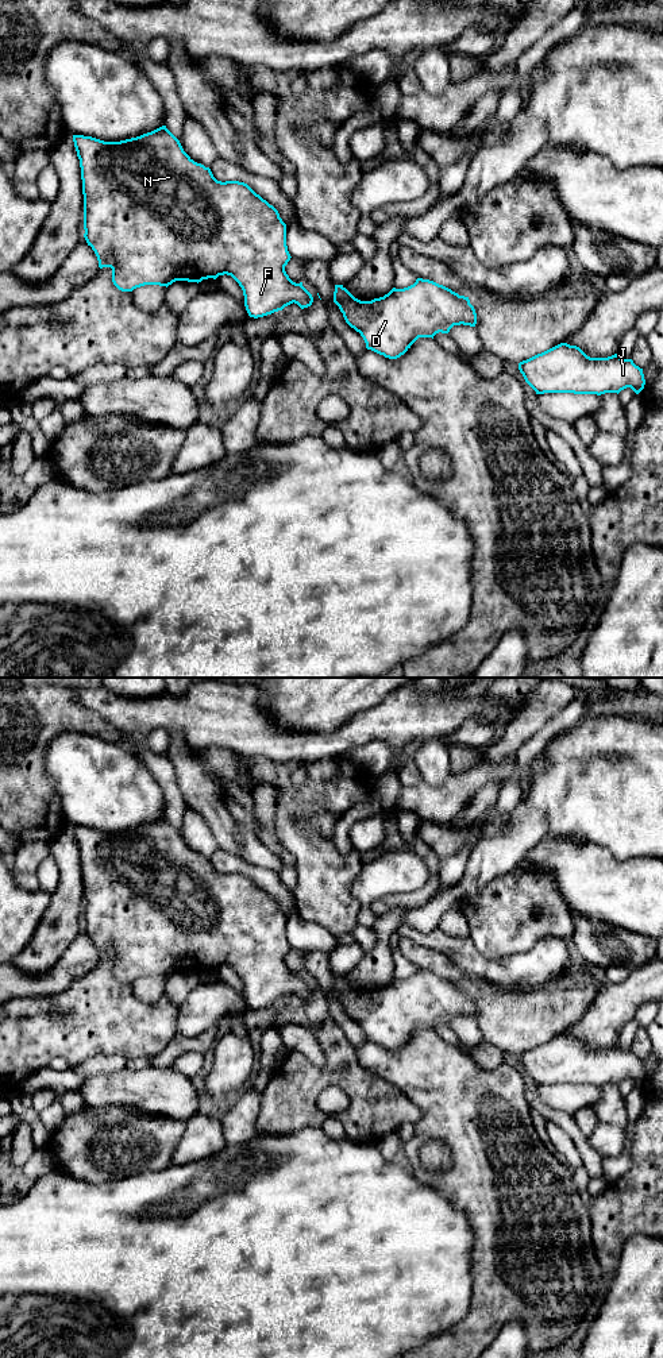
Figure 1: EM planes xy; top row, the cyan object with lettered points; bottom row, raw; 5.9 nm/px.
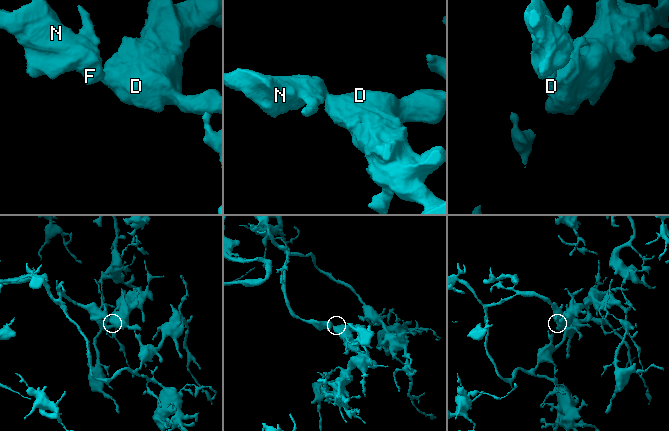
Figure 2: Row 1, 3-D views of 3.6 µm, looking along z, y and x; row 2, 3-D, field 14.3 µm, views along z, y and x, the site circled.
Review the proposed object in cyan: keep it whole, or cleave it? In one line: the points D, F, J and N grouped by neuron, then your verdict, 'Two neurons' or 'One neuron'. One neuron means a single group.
Groups: D F J N. One neuron

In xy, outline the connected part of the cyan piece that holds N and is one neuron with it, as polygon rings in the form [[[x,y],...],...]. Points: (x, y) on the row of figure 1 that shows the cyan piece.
[[[162,126],[151,132],[120,142],[104,142],[92,136],[73,135],[74,147],[80,159],[82,194],[84,194],[84,238],[95,251],[99,267],[112,269],[112,282],[122,292],[132,292],[144,285],[169,286],[176,281],[201,282],[203,279],[219,275],[231,275],[242,288],[244,306],[250,317],[258,319],[282,310],[290,304],[297,304],[301,309],[313,302],[312,294],[302,286],[302,282],[293,282],[285,271],[290,261],[286,246],[286,224],[280,217],[278,211],[257,194],[247,184],[239,181],[217,181],[211,169],[194,162],[182,148],[180,140]]]

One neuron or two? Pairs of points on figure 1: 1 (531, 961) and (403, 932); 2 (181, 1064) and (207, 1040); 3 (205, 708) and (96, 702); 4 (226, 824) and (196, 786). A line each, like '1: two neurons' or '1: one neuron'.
1: one neuron
2: two neurons
3: one neuron
4: one neuron

